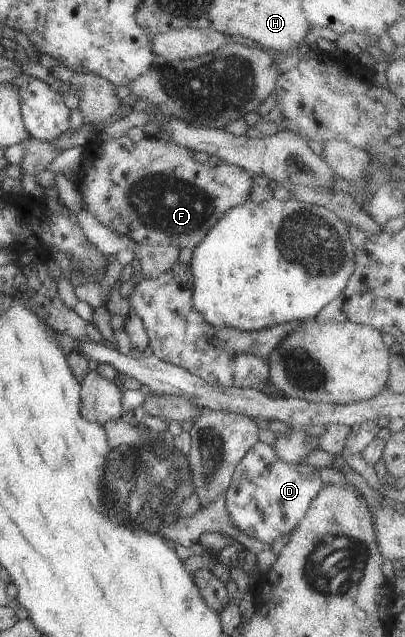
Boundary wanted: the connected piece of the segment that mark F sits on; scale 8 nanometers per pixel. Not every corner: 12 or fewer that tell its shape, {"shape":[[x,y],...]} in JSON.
{"shape":[[153,135],[84,146],[90,217],[193,249],[254,176]]}

